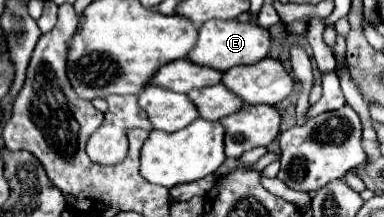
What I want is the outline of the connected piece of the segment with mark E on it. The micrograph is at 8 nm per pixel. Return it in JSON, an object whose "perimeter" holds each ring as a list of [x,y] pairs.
{"perimeter":[[[238,19],[234,21],[208,21],[200,27],[198,31],[198,41],[188,53],[188,61],[202,65],[202,67],[212,67],[216,71],[228,71],[230,67],[236,65],[250,65],[266,57],[270,49],[270,35],[268,29],[262,29],[260,25],[252,23],[240,23]]]}

